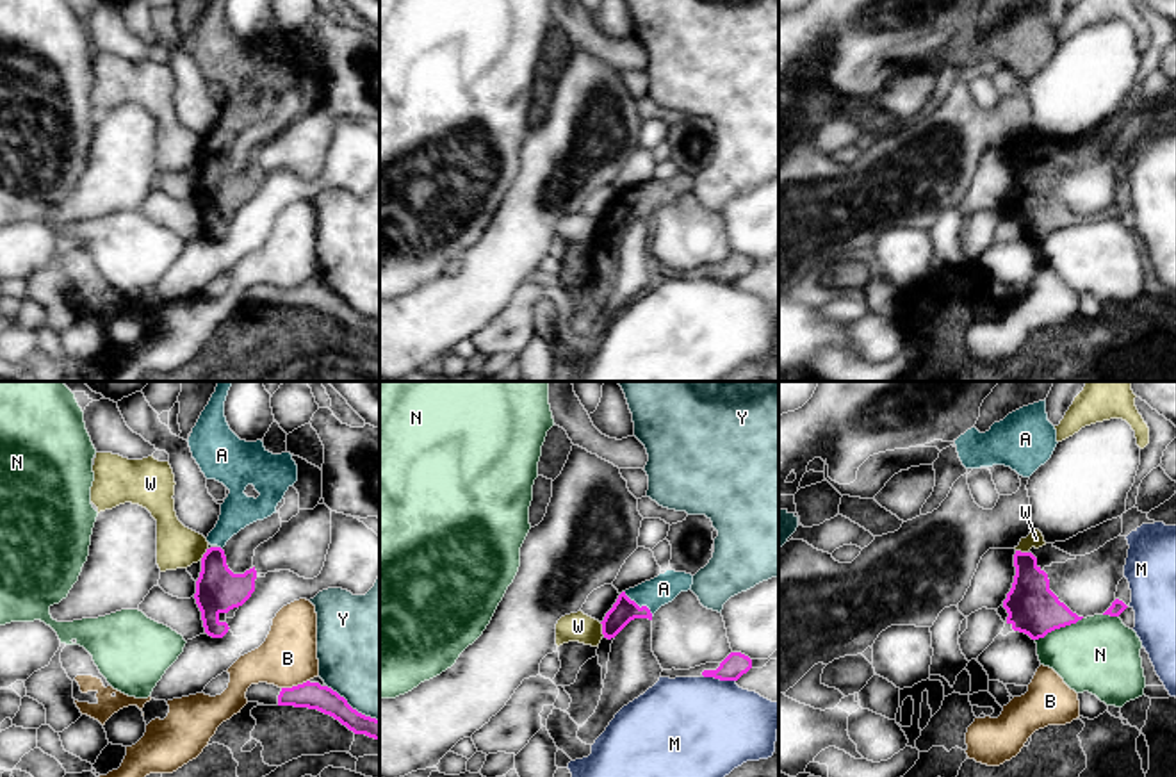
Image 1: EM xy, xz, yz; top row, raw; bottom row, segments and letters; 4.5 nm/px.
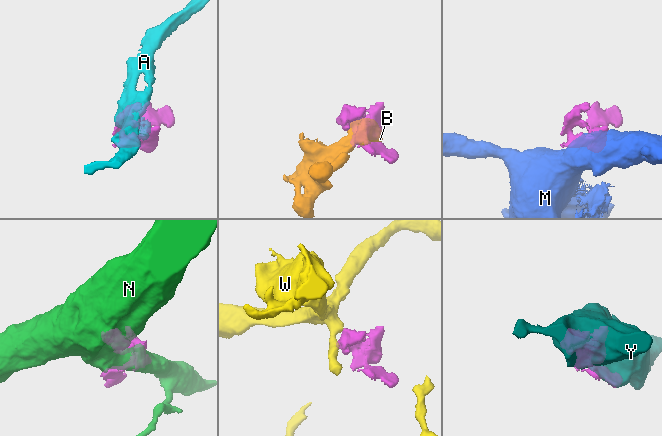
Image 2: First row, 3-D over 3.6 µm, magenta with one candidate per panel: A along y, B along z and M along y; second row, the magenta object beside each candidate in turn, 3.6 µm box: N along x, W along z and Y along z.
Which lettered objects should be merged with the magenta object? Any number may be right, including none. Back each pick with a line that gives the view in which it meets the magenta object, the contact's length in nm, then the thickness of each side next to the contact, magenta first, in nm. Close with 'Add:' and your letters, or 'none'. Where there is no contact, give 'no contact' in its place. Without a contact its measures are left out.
A: meets magenta in xz; contact 170 nm long; 110 nm thick on the magenta side, 130 nm on the other
Add: A

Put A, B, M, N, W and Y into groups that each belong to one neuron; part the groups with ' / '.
A / B / M / N / W / Y

